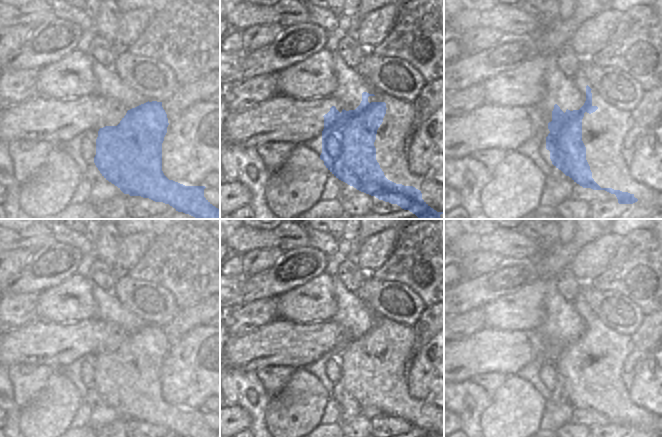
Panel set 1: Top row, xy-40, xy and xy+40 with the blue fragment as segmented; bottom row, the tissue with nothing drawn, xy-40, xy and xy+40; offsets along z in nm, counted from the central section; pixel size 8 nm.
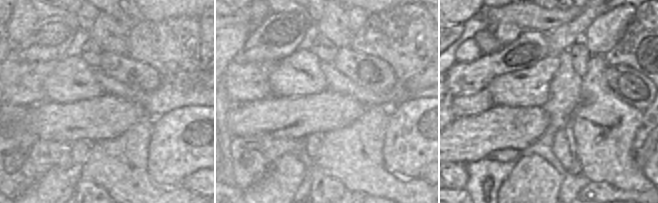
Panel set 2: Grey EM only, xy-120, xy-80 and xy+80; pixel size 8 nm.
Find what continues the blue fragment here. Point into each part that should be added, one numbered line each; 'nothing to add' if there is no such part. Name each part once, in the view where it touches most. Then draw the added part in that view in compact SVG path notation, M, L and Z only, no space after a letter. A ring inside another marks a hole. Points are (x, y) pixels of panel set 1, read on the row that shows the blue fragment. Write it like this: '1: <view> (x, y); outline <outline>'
1: xy+40 (601, 117); outline M591 90L592 106L597 106L598 109L589 114L584 113L582 119L582 141L586 147L586 160L588 161L588 144L592 142L592 131L595 128L605 126L607 124L621 124L623 117L627 114L618 110L621 102L602 102L600 97L603 95L599 90ZM611 112L617 112L620 115L619 120L613 120L610 117Z

